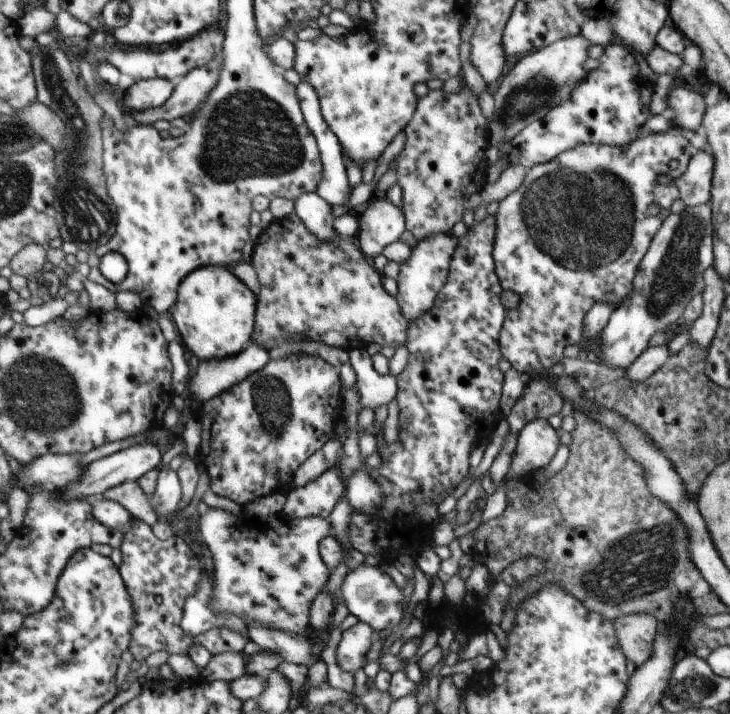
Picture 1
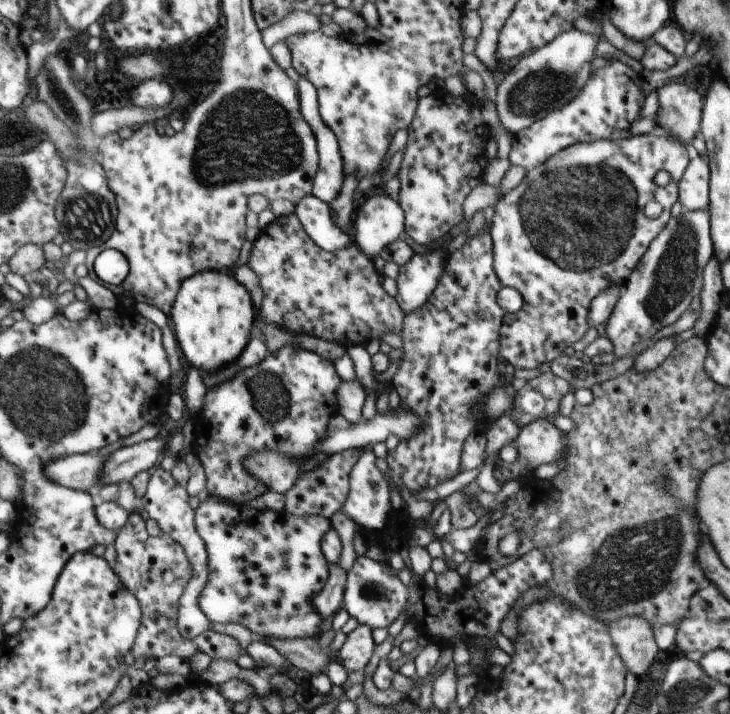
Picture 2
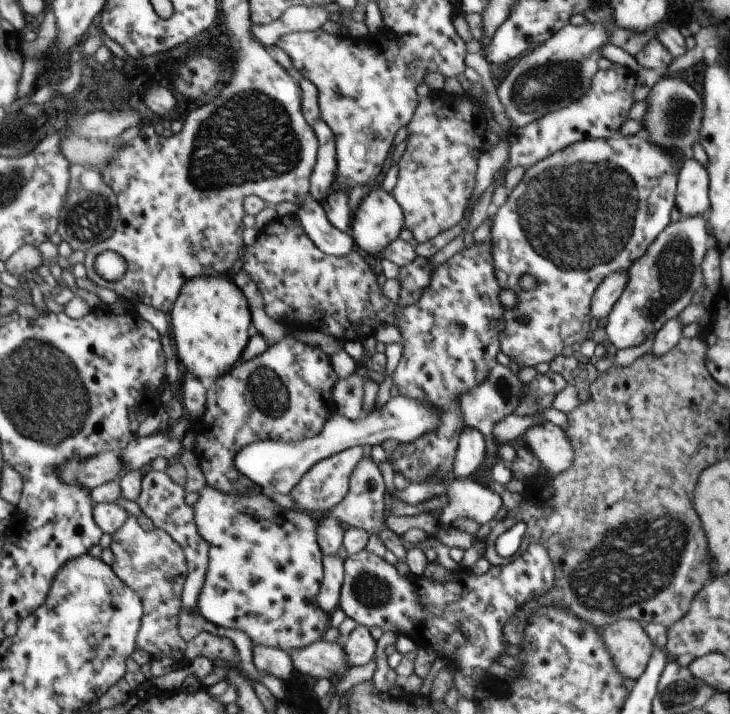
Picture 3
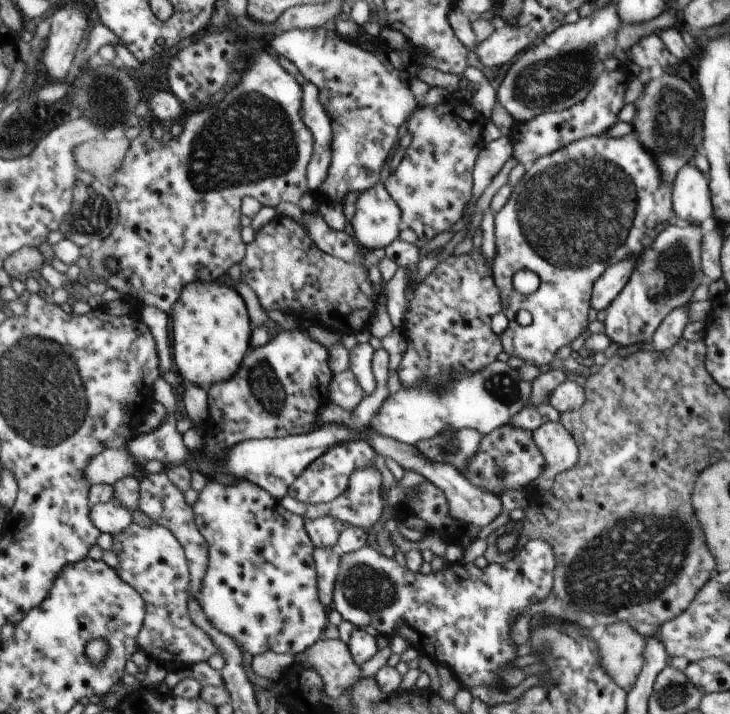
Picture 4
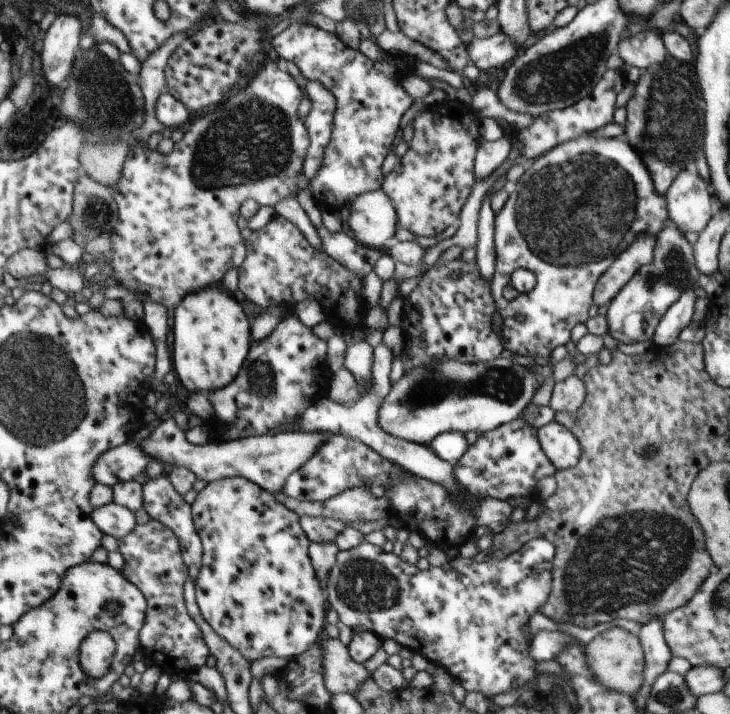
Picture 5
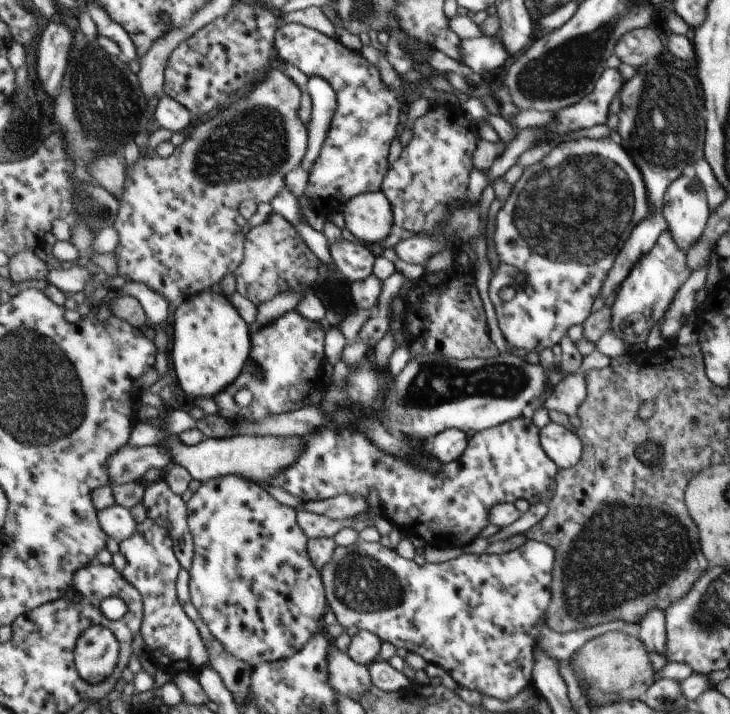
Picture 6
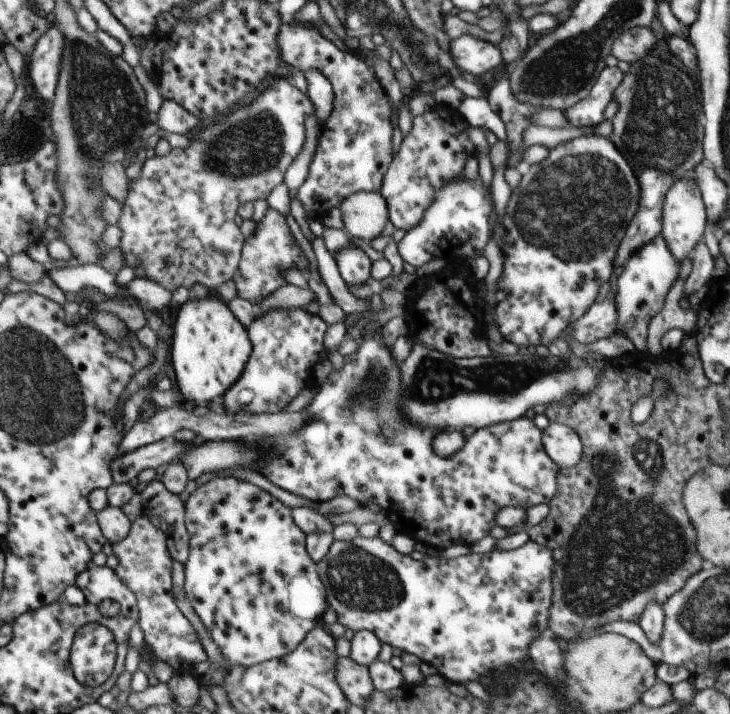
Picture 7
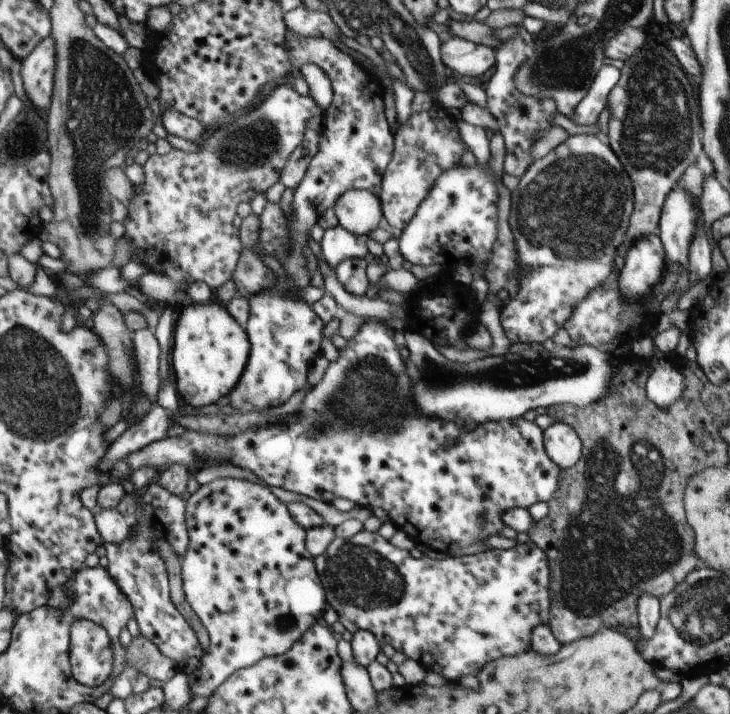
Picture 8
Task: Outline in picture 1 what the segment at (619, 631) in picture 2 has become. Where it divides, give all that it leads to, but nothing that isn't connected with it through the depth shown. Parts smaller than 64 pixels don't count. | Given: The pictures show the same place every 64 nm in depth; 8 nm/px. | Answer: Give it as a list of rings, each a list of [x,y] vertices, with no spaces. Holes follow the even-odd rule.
[[[646,612],[628,614],[616,619],[616,636],[619,637],[620,648],[624,650],[624,656],[641,668],[652,656],[652,648],[655,648],[655,637],[661,624],[652,614]]]

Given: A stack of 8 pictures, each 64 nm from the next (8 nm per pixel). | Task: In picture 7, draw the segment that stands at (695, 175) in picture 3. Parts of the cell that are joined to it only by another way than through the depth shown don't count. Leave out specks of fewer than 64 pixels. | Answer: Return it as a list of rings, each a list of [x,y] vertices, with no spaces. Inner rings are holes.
[[[680,179],[667,192],[666,202],[663,204],[663,232],[668,248],[676,260],[684,260],[695,250],[696,245],[704,240],[704,230],[708,220],[707,209],[704,206],[703,194],[695,179]]]

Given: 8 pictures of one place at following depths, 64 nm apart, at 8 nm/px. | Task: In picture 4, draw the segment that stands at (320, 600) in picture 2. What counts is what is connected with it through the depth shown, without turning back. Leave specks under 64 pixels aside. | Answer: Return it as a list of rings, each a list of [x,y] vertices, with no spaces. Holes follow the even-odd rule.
[[[315,548],[315,564],[318,566],[318,585],[320,602],[331,609],[332,594],[340,572],[342,553],[335,548]]]

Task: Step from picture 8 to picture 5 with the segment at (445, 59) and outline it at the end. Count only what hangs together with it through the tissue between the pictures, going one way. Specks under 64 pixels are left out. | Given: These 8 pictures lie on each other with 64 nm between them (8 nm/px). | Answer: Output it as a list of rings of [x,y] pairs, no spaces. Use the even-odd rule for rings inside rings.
[[[496,32],[490,37],[474,40],[468,44],[468,56],[472,58],[472,65],[478,70],[492,70],[508,66],[517,56],[518,44],[508,38],[504,32]]]

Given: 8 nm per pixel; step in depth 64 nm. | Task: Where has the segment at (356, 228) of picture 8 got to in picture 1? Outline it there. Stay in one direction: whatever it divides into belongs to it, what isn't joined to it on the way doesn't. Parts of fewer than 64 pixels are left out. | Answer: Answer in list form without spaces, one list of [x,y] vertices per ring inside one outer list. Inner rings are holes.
[[[374,196],[360,208],[360,213],[356,243],[370,260],[382,254],[389,244],[399,241],[406,230],[403,209],[388,198]]]

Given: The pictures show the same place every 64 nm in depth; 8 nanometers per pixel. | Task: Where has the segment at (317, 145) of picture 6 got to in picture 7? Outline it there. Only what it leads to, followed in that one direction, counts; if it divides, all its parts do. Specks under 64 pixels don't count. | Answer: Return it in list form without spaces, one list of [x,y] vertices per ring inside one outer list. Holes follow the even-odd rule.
[[[307,70],[303,74],[306,76],[308,98],[314,106],[314,116],[322,128],[334,110],[335,94],[332,85],[328,78],[318,70]]]

